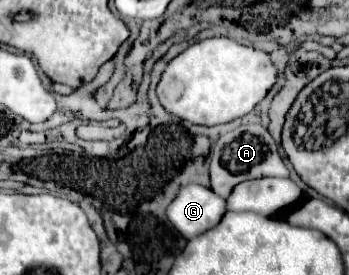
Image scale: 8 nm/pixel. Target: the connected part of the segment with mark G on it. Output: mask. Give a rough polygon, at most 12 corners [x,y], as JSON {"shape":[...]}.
{"shape":[[186,185],[168,221],[192,239],[222,219],[226,201],[204,185]]}

